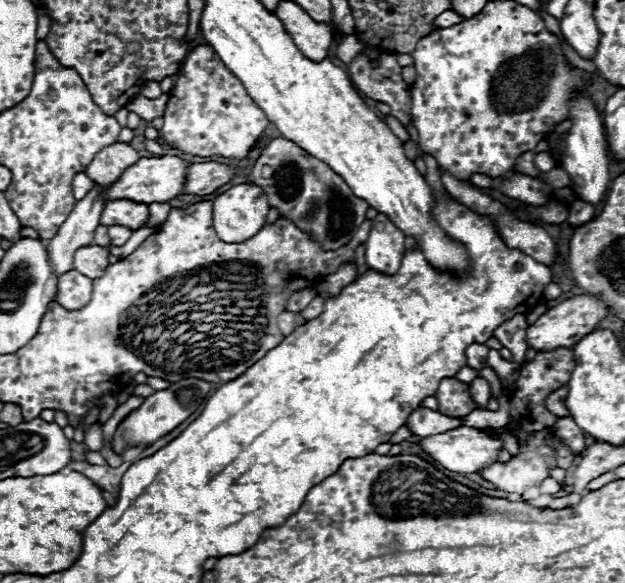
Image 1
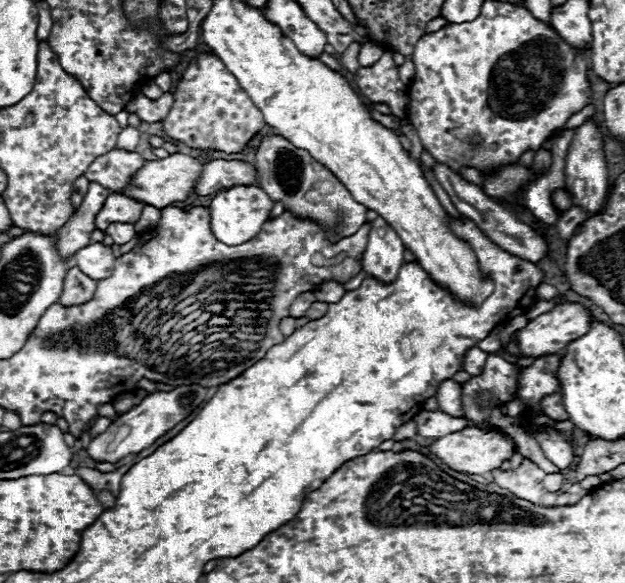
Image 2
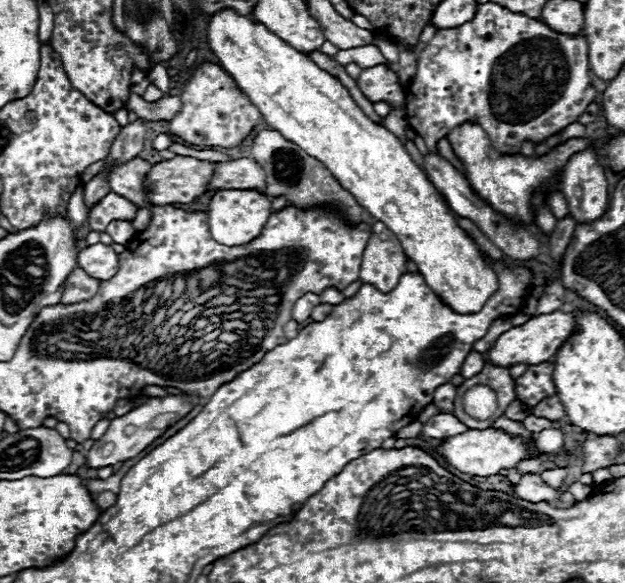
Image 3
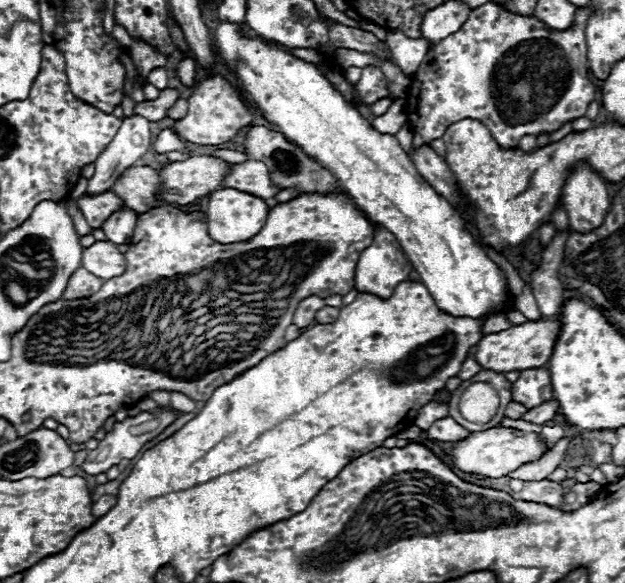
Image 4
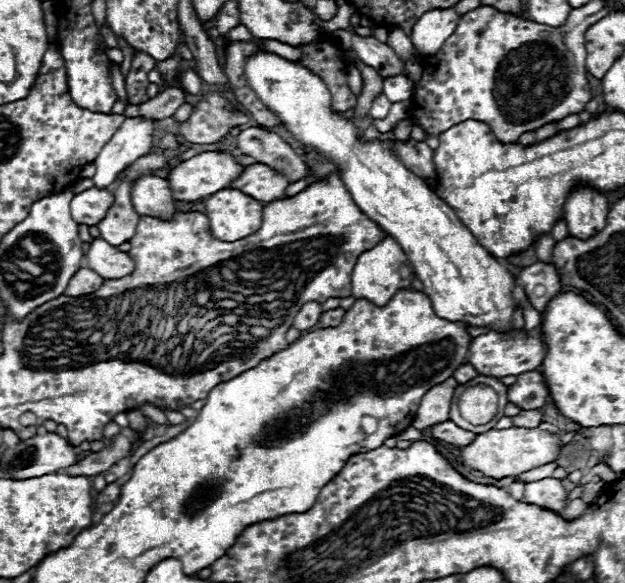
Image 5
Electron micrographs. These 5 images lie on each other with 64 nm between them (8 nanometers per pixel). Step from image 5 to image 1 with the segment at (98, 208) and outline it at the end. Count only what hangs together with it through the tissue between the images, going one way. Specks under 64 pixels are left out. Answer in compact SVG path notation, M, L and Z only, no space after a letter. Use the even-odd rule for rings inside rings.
M116 200L116 202L108 202L104 206L100 224L106 226L130 226L130 230L138 230L148 222L148 206L140 204L140 202L132 202L132 200Z

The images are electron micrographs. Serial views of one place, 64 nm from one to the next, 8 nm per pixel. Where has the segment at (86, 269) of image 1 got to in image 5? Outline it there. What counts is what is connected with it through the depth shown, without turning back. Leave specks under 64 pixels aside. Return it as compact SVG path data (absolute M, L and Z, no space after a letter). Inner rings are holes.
M96 238L84 256L86 266L106 280L122 278L134 270L132 258L126 252L120 252L116 246L110 246L102 238Z

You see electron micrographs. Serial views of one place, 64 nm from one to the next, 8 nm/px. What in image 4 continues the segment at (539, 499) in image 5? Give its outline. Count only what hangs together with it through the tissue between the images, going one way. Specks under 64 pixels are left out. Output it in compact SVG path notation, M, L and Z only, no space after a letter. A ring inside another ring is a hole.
M530 480L530 482L524 482L522 490L518 492L520 500L540 502L540 504L548 504L552 508L560 508L562 496L564 496L564 490L560 488L560 484L548 482L548 480Z

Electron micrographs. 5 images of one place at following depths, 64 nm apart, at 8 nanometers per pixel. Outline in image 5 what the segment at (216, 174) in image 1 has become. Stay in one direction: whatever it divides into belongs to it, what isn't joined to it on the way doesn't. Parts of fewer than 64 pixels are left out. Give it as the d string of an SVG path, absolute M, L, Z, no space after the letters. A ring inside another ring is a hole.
M250 164L244 168L244 172L230 184L232 188L260 200L262 204L268 204L272 200L278 200L284 196L288 188L288 178L282 174L276 174L266 164Z

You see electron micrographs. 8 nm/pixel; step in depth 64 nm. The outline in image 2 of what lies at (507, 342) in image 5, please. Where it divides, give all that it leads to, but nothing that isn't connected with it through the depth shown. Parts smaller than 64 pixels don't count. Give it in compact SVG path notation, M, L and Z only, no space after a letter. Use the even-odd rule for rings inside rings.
M564 302L564 304L558 304L554 310L550 310L546 314L540 314L538 318L530 320L526 324L526 328L518 330L518 344L510 342L508 346L504 346L504 350L508 350L514 356L532 356L532 358L548 356L548 354L558 354L572 340L584 336L590 330L590 322L592 322L592 314L590 314L590 310L584 304Z

